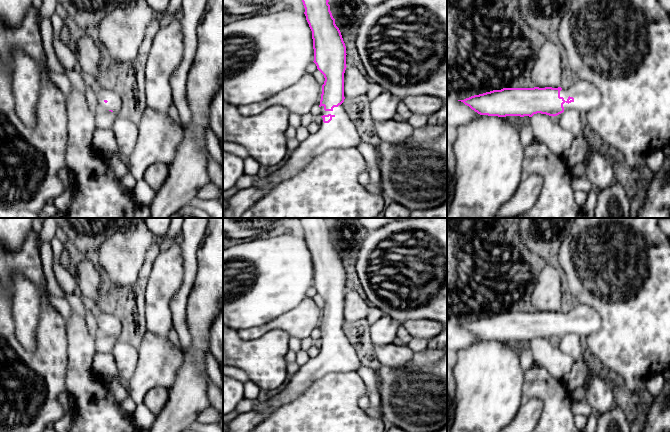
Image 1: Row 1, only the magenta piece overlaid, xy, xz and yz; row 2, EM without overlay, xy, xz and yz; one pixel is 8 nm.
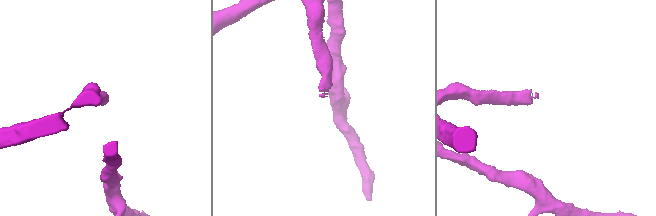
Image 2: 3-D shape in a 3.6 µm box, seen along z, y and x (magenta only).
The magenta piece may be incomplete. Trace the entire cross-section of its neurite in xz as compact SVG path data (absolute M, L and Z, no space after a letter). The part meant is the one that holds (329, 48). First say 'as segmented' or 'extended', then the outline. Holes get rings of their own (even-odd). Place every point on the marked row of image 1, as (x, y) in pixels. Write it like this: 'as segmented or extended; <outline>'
extended; M302 0L305 8L306 20L312 31L314 63L317 69L324 75L325 81L322 85L320 105L317 110L320 129L310 134L299 147L292 152L285 164L269 175L266 186L258 189L255 186L238 190L229 198L228 205L223 211L223 218L240 218L243 213L251 208L260 197L273 185L295 176L301 169L318 154L331 148L356 148L362 139L356 129L355 123L350 119L343 107L344 102L344 73L346 70L346 46L341 32L335 24L335 19L330 11L329 0Z

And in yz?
extended; M578 79L567 89L503 88L458 101L480 115L532 117L541 113L554 117L567 110L576 110L584 116L597 108L602 98L601 92L594 84Z

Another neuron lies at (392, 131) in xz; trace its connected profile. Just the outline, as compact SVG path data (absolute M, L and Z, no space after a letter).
M408 121L374 122L375 131L382 142L404 143L413 135L414 128Z

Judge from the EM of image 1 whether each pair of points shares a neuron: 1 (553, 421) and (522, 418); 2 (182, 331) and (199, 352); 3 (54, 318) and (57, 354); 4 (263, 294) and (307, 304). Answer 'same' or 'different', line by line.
1: different
2: different
3: same
4: different

